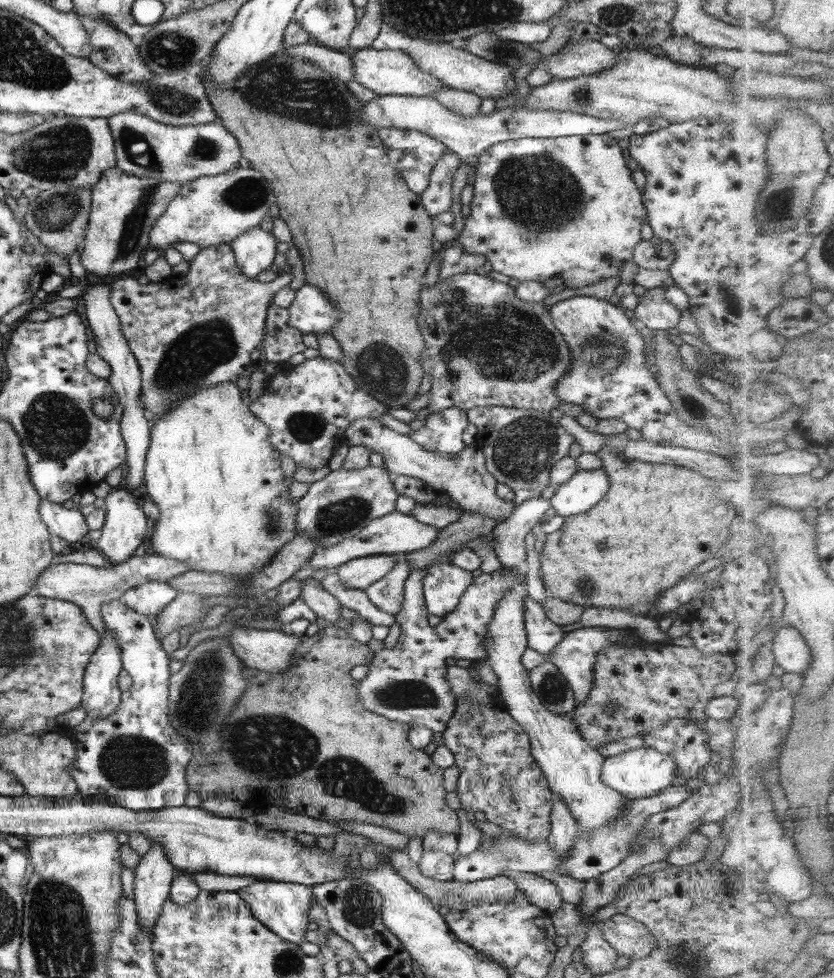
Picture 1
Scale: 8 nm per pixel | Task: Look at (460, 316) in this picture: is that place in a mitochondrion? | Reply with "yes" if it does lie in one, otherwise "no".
yes

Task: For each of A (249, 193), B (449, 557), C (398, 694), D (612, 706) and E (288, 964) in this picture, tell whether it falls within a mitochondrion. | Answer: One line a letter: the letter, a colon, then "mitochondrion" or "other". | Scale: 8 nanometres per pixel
A: mitochondrion
B: other
C: mitochondrion
D: mitochondrion
E: mitochondrion

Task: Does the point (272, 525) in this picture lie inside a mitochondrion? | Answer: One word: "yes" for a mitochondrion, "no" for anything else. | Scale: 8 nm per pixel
yes

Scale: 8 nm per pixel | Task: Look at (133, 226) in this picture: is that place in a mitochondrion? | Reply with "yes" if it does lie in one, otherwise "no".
yes

